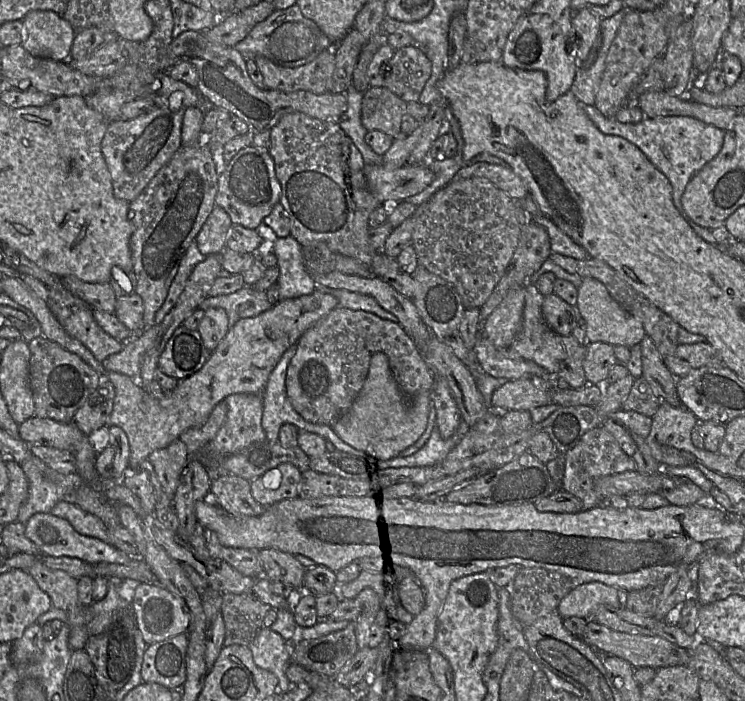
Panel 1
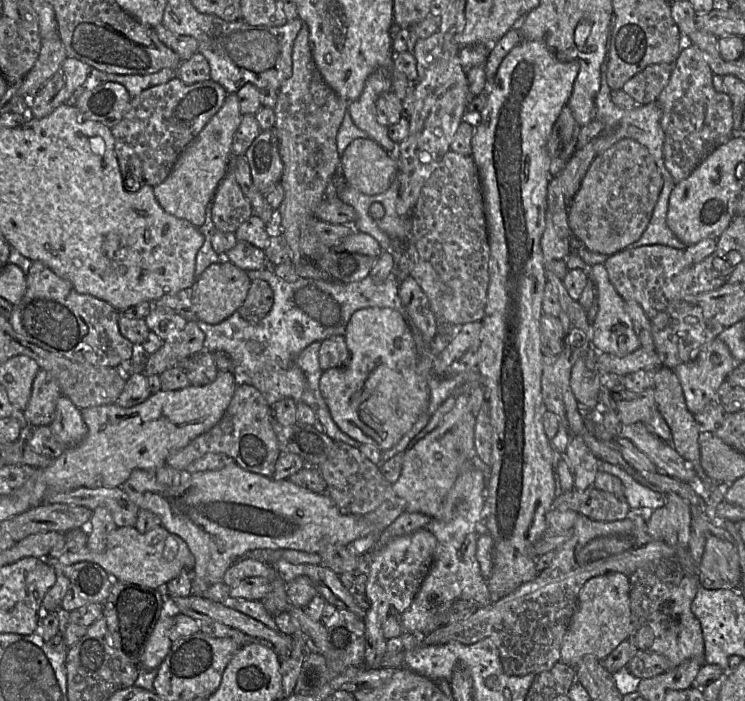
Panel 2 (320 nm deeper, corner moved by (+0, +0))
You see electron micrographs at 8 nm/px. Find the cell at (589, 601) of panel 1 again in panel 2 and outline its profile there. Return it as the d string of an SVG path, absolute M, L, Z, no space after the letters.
M609 572L589 579L581 588L576 610L563 636L560 661L575 668L586 655L605 659L632 632L629 577L619 572Z

